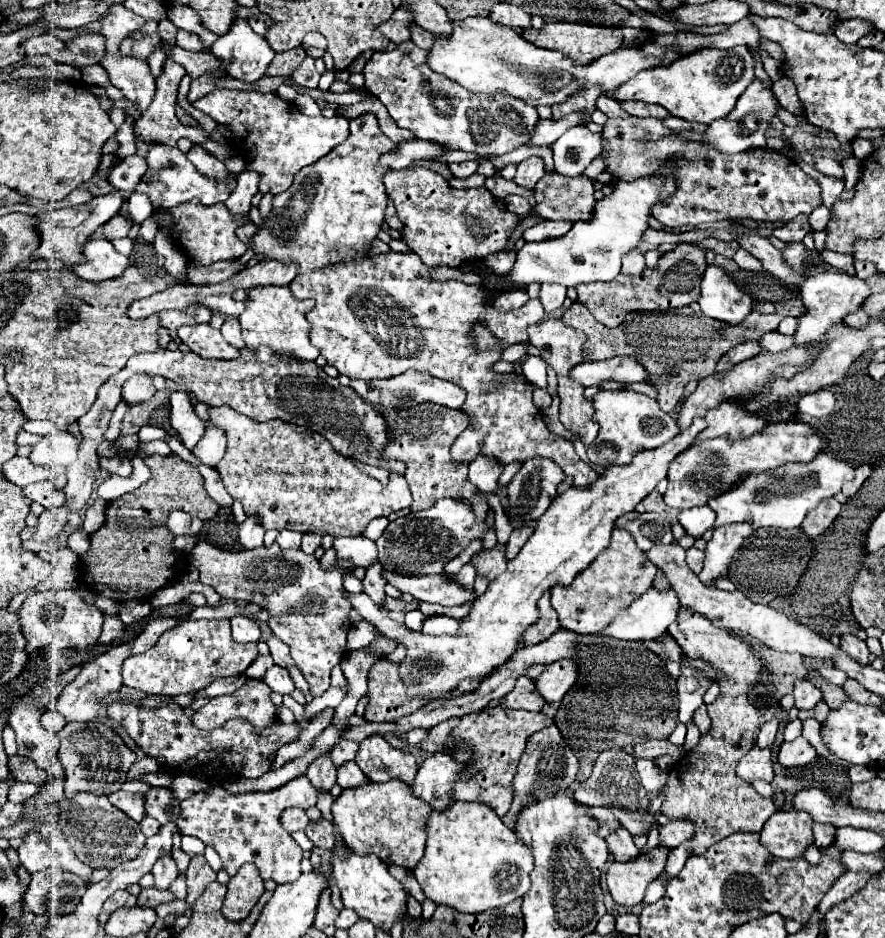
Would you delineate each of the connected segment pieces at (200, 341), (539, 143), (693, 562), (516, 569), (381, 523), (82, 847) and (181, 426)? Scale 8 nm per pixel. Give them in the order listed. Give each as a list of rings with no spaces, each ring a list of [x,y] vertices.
[[[203,325],[183,326],[177,330],[177,336],[191,351],[207,359],[237,359],[241,353],[229,345],[219,329]]]
[[[583,111],[569,113],[563,119],[539,119],[535,129],[529,133],[529,147],[551,147],[553,141],[557,141],[569,127],[581,125],[589,115]]]
[[[691,547],[691,549],[687,551],[687,563],[693,567],[695,573],[699,573],[699,571],[703,569],[703,559],[705,559],[705,553],[703,553],[701,549]]]
[[[705,419],[693,421],[685,433],[673,437],[665,445],[641,451],[629,465],[611,465],[589,487],[571,487],[563,495],[555,497],[549,509],[539,517],[535,533],[527,545],[509,561],[509,569],[491,581],[487,591],[473,603],[471,613],[463,619],[461,633],[457,637],[429,637],[423,633],[411,633],[405,625],[387,617],[387,611],[373,605],[365,593],[347,593],[347,601],[367,621],[375,623],[383,635],[389,635],[407,645],[407,657],[401,661],[401,677],[407,685],[409,697],[425,697],[429,693],[445,693],[465,677],[489,675],[495,667],[503,665],[517,649],[517,637],[537,621],[537,601],[543,591],[557,583],[569,585],[581,569],[585,569],[603,549],[609,547],[609,537],[615,527],[615,519],[635,511],[637,503],[647,497],[655,485],[667,477],[669,463],[687,447],[693,437],[705,429]]]
[[[379,517],[379,519],[373,519],[367,527],[365,527],[365,537],[369,537],[369,539],[373,539],[373,541],[377,541],[379,539],[379,535],[385,531],[385,527],[389,525],[389,519],[387,517]]]
[[[77,793],[73,799],[61,801],[59,825],[75,855],[91,869],[115,869],[121,863],[133,861],[147,841],[137,821],[113,807],[105,795],[95,793]]]
[[[173,391],[171,393],[169,421],[187,449],[193,449],[205,433],[205,421],[201,417],[197,417],[197,413],[193,409],[191,395],[185,391]]]

